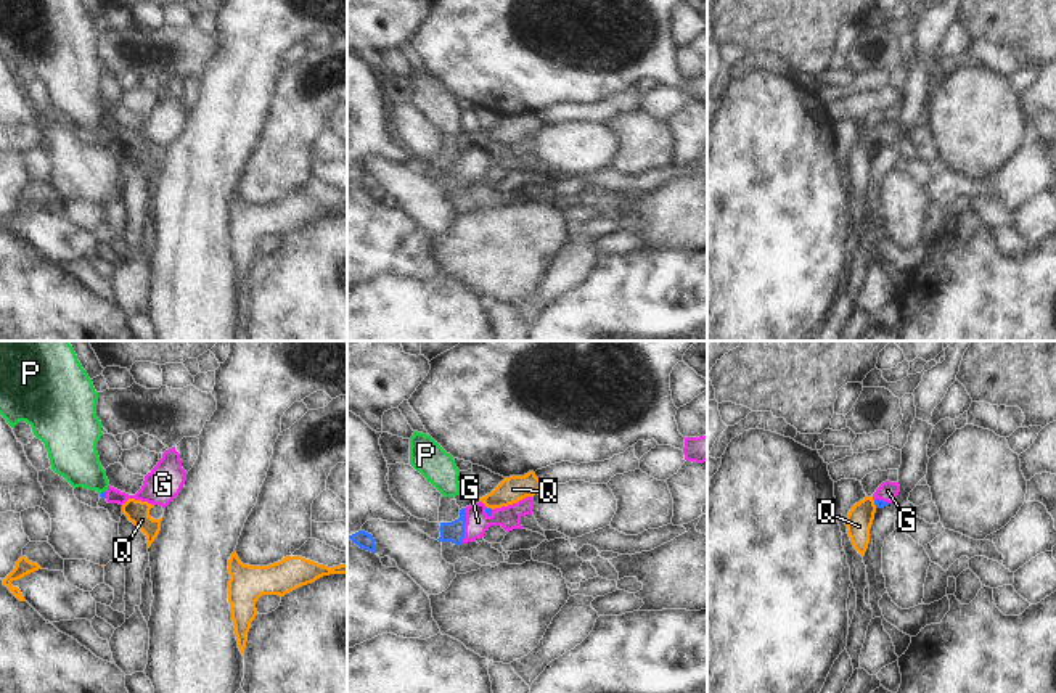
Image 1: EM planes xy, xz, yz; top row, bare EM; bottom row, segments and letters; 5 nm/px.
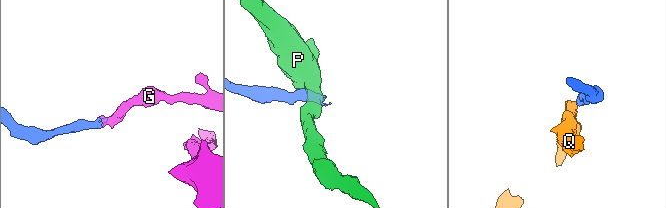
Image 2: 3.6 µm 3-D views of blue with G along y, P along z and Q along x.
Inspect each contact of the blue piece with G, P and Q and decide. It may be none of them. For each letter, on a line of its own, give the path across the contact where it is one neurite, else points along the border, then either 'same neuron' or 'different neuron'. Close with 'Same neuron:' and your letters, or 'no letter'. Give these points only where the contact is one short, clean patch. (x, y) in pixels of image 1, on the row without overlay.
G: runs through xz (454, 171), (463, 166), (478, 161); same neuron
P: border along xy (105, 129), (100, 134); different neuron
Q: border along yz (873, 140), (876, 147); different neuron
Same neuron: G

